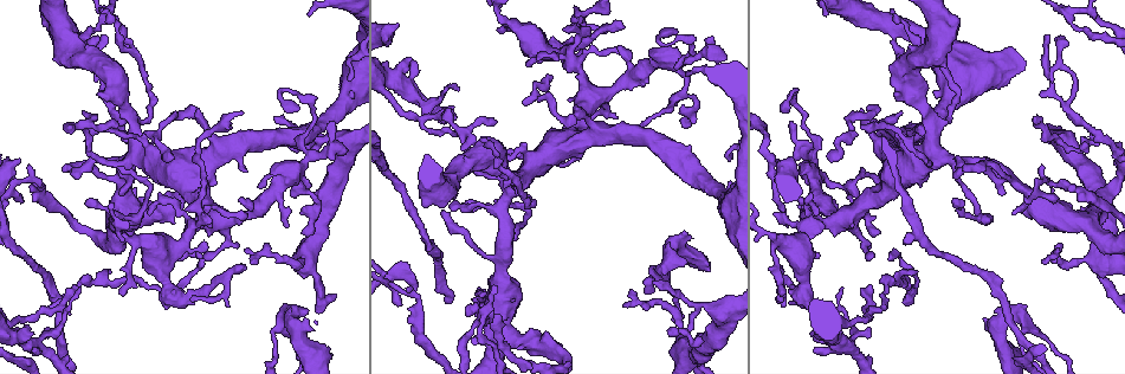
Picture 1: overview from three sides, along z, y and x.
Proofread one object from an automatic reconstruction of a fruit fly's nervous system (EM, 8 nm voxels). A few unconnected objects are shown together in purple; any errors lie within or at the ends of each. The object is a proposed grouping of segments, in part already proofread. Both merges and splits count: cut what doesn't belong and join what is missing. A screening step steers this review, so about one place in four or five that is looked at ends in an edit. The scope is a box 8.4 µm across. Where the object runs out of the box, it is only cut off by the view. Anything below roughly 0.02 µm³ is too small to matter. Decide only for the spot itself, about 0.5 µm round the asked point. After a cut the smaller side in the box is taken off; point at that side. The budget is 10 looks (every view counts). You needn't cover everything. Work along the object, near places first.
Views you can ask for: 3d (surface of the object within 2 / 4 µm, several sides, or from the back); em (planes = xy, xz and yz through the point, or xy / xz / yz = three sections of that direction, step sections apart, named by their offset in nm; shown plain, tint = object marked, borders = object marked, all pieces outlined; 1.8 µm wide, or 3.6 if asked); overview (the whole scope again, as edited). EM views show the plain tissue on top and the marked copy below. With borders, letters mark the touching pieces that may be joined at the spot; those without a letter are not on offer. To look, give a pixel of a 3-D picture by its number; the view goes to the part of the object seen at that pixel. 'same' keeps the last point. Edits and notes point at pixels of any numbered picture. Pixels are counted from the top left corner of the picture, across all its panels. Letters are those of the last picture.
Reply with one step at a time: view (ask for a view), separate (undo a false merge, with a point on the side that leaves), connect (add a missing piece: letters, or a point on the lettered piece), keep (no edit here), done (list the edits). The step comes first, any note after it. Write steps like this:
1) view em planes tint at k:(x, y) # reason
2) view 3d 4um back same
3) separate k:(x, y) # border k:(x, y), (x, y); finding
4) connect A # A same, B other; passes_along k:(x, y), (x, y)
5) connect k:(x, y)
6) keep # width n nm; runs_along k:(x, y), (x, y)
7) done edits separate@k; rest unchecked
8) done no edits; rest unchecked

view em yz step 8 tint at 1:(501, 28) # an open end

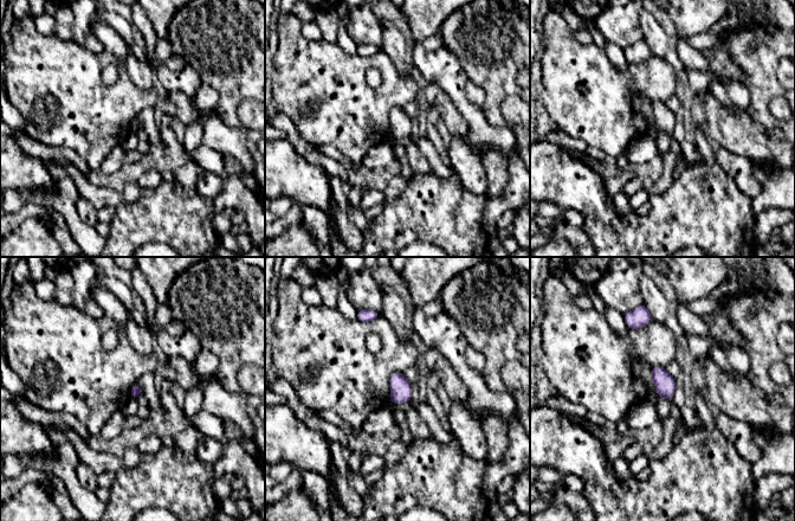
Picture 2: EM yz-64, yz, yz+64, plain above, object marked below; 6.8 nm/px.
view em planes borders same # cut it another way

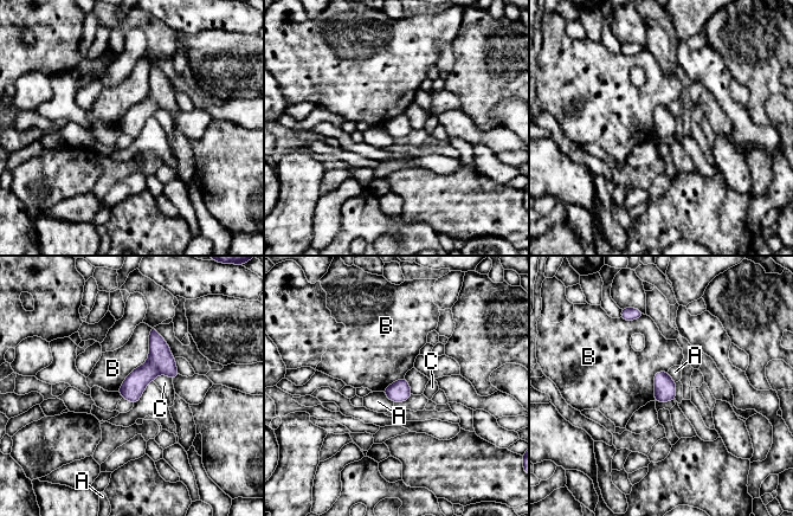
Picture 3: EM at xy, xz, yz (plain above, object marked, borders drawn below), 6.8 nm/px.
keep # width 140 nm; A other, B other, C other; none of them fits

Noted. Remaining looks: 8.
view em planes borders at 1:(199, 292) # abrupt turn

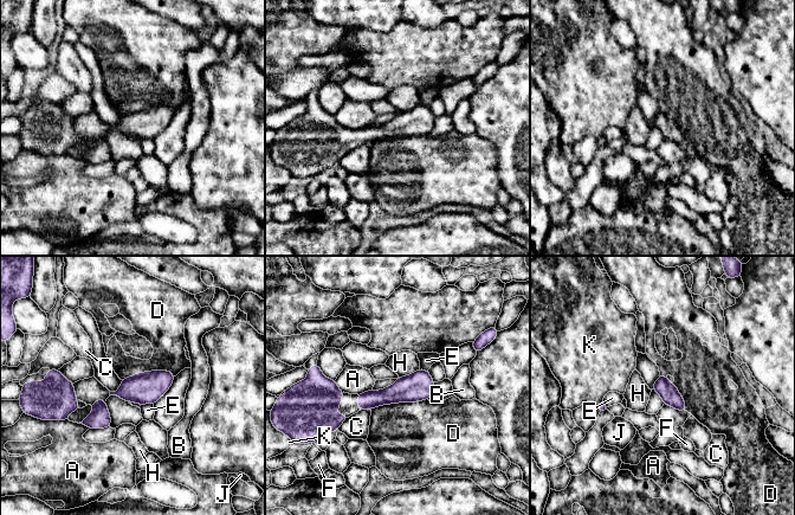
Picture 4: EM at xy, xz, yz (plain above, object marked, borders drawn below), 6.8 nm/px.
keep # longest_contact D 360 nm; A other, B other, C other, D other, E other, F other, H other, J other, K other; one neuron here

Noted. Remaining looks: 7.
view em yz step 8 borders at 1:(292, 175) # looks like a crossing

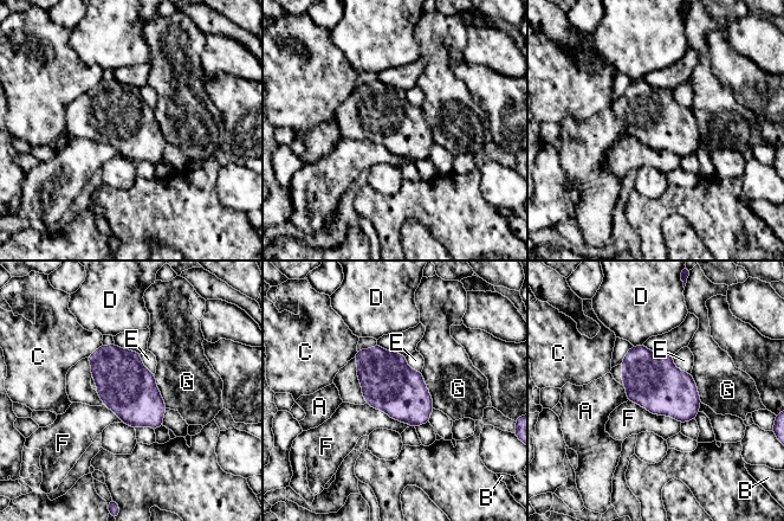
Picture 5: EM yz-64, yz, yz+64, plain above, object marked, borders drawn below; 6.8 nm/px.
keep # A other, B other, C other, D other, E other, F other, G other; continuous, no second neuron

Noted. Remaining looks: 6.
view 3d 4um at 1:(1084, 218)

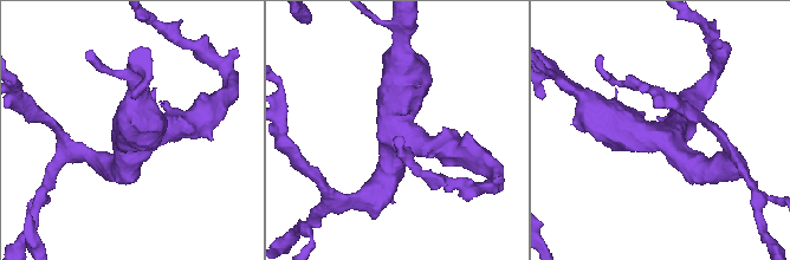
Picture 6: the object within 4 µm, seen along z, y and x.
view em 3.6um planes borders at 6:(403, 132) # arms 3; arm_widths 400, 400, 600 nm; shape alone is not enough

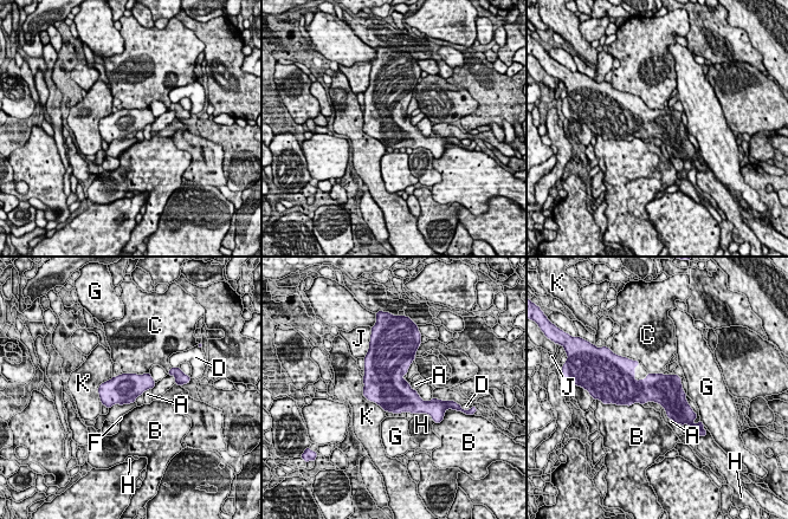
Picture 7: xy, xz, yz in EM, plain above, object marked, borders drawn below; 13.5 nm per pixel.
keep # A other, B other, C other, D other, F other, G other, H other, J other, K other; border 7:(414, 358), (406, 374); one neuron here

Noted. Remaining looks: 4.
done no edits; rest unchecked

